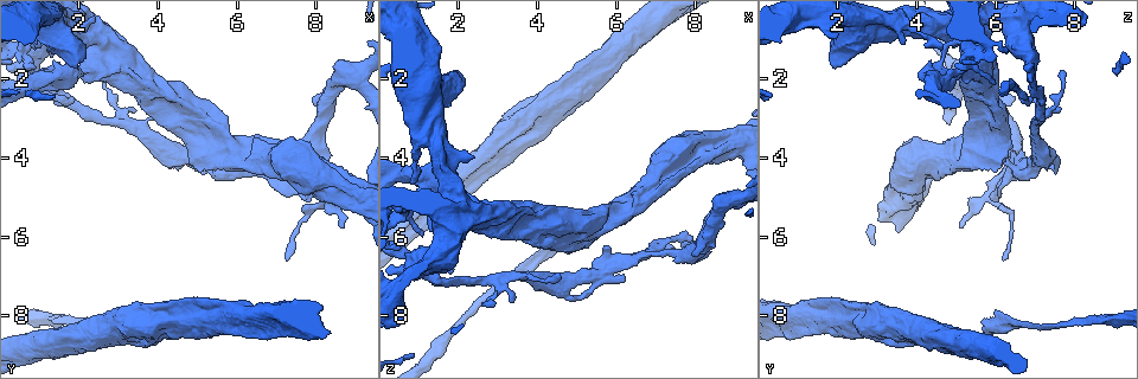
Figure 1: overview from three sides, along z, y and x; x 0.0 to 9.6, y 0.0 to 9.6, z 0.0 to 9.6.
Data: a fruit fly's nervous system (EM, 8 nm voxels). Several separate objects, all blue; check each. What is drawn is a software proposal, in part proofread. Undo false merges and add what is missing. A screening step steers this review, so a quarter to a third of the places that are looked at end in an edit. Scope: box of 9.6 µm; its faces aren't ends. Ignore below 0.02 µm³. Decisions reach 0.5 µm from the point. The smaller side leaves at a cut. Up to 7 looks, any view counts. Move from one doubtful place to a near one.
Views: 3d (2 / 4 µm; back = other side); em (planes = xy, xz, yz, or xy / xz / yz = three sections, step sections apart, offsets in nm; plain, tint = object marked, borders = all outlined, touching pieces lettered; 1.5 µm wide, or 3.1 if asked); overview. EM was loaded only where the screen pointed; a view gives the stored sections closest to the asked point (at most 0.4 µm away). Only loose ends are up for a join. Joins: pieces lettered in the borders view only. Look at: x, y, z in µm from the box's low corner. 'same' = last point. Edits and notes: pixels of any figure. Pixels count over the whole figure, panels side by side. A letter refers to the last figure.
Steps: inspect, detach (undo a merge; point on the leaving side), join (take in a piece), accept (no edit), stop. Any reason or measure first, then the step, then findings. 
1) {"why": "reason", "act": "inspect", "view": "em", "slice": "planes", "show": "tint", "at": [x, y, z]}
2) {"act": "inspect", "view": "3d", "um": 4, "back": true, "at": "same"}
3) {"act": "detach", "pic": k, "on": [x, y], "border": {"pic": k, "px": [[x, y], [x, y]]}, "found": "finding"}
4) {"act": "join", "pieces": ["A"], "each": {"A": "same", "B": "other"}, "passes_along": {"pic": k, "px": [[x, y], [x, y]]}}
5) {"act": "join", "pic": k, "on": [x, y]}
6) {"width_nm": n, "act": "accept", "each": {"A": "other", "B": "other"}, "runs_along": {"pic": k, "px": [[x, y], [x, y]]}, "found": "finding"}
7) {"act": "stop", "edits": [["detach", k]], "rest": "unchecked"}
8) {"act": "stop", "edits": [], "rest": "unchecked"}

{"why": "touches itself", "act": "inspect", "view": "3d", "um": 4, "back": true, "at": [3.30, 8.55, 3.90]}

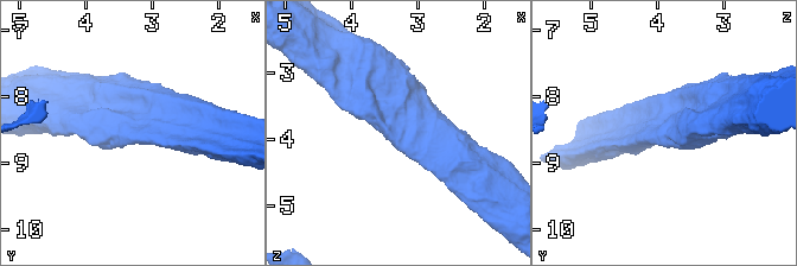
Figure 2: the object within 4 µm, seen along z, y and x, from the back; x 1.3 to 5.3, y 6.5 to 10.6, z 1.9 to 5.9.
{"why": "now the EM", "act": "inspect", "view": "em", "slice": "yz", "step": 8, "show": "tint", "at": [3.30, 8.55, 3.95]}

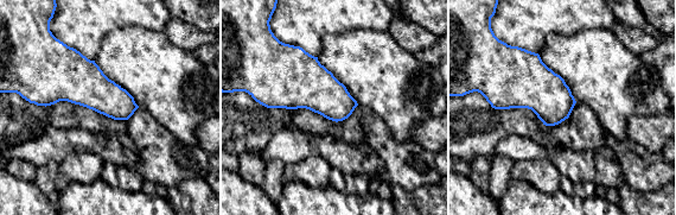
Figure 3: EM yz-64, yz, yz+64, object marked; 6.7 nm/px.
{"act": "inspect", "view": "em", "slice": "planes", "show": "borders", "at": "same"}

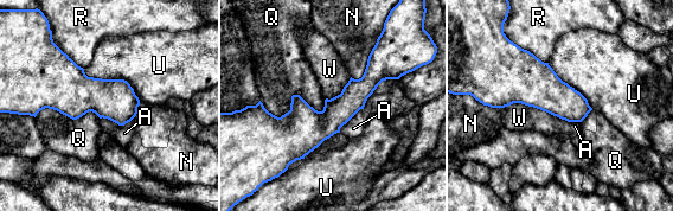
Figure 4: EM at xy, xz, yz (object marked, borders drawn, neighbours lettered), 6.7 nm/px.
{"width_nm": 190, "act": "accept", "each": {"A": "other", "N": "other", "Q": "other", "R": "other", "U": "other", "W": "other"}, "border": {"pic": 4, "px": [[83, 69], [123, 78], [140, 102]]}, "found": "continuous, no second cell"}

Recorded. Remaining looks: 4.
{"why": "touches itself", "act": "inspect", "view": "em", "slice": "planes", "show": "borders", "at": [7.75, 5.15, 6.05]}

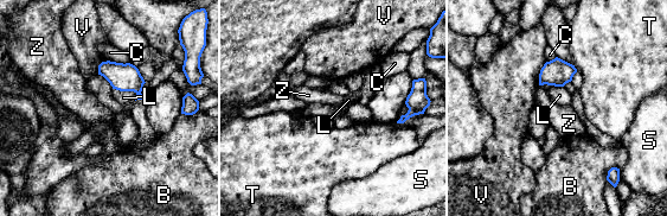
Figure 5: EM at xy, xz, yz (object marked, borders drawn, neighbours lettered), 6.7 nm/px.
{"act": "accept", "each": {"B": "other", "C": "other", "L": "other", "S": "other", "T": "other", "V": "other", "Z": "other"}, "border": {"pic": 5, "px": [[113, 88], [133, 91], [135, 100]]}, "found": "one cell here"}

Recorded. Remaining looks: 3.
{"why": "sharp bend", "act": "inspect", "view": "em", "slice": "xy", "step": 8, "show": "tint", "at": [3.05, 3.05, 7.15]}

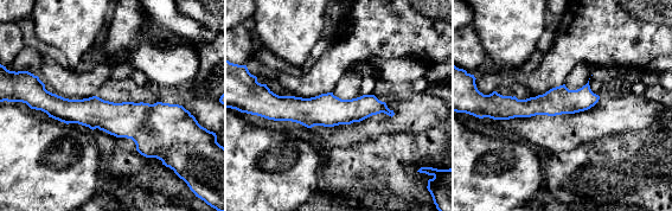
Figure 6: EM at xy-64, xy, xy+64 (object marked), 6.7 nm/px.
{"act": "inspect", "view": "em", "slice": "planes", "show": "borders", "at": "same"}

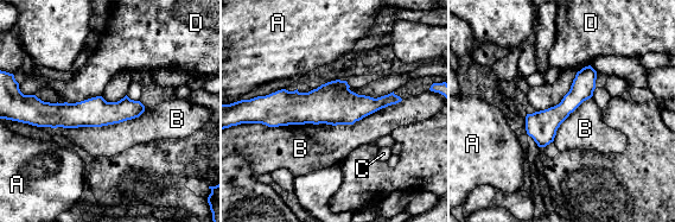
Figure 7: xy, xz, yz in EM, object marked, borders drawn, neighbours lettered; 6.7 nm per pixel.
{"width_nm": 170, "act": "accept", "each": {"A": "other", "B": "other", "C": "other", "D": "other"}, "border": {"pic": 7, "px": [[390, 105], [352, 124], [253, 124]]}, "found": "one cell here"}

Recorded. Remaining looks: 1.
{"act": "stop", "edits": [], "rest": "unchecked"}

